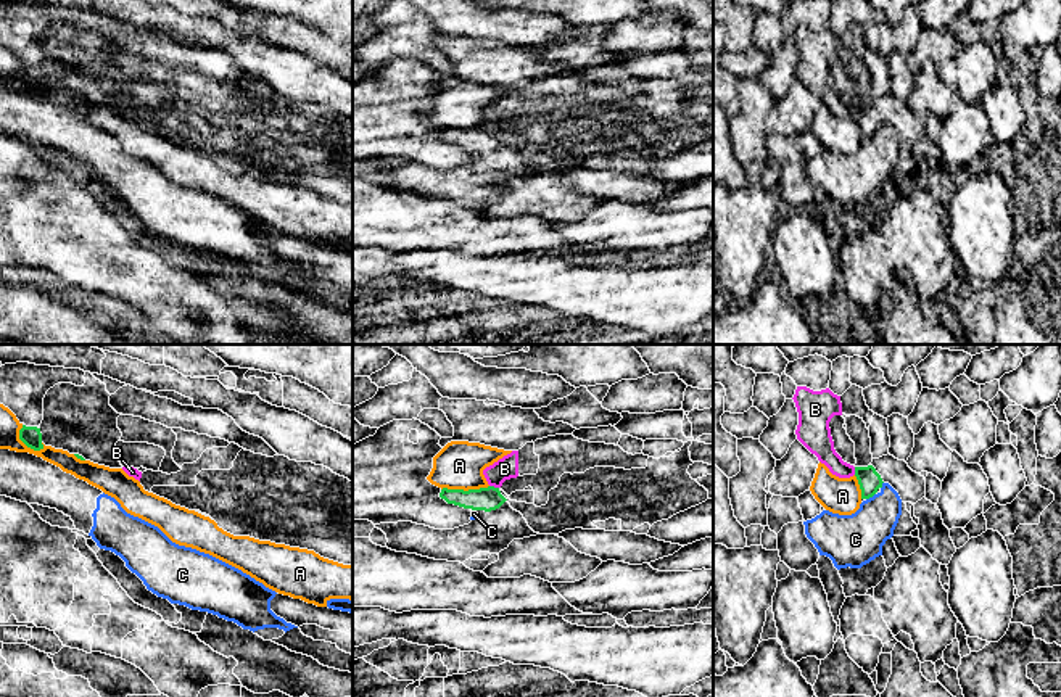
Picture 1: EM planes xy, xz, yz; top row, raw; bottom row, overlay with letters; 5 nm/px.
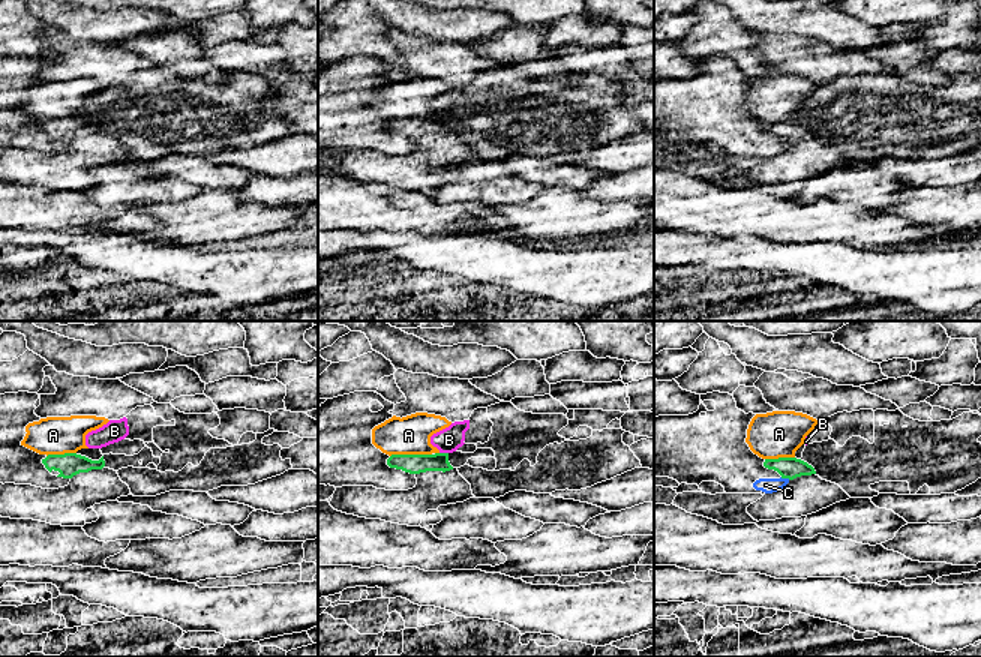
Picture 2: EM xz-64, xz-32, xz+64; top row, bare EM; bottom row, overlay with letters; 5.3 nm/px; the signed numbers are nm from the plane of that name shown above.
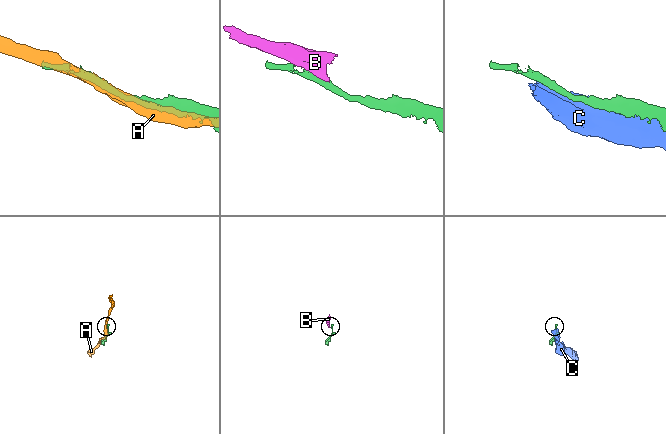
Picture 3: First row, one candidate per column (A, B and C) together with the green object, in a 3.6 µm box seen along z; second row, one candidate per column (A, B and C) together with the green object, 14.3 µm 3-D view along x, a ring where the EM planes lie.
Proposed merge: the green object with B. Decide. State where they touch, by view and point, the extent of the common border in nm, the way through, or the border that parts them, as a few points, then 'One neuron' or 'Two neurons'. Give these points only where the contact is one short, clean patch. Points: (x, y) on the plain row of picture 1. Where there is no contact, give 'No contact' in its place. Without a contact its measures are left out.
Touches green at xz (493, 126). Shared border 50 nm. Boundary: xz (490, 124), (498, 127). Two neurons

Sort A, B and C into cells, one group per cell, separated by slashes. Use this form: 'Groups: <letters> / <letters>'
Groups: A / B / C

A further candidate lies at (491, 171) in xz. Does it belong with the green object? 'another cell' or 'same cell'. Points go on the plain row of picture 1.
same cell

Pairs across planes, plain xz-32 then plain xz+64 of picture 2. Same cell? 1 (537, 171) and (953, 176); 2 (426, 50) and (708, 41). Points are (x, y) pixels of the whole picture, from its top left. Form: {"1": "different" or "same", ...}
{"1": "same", "2": "different"}

